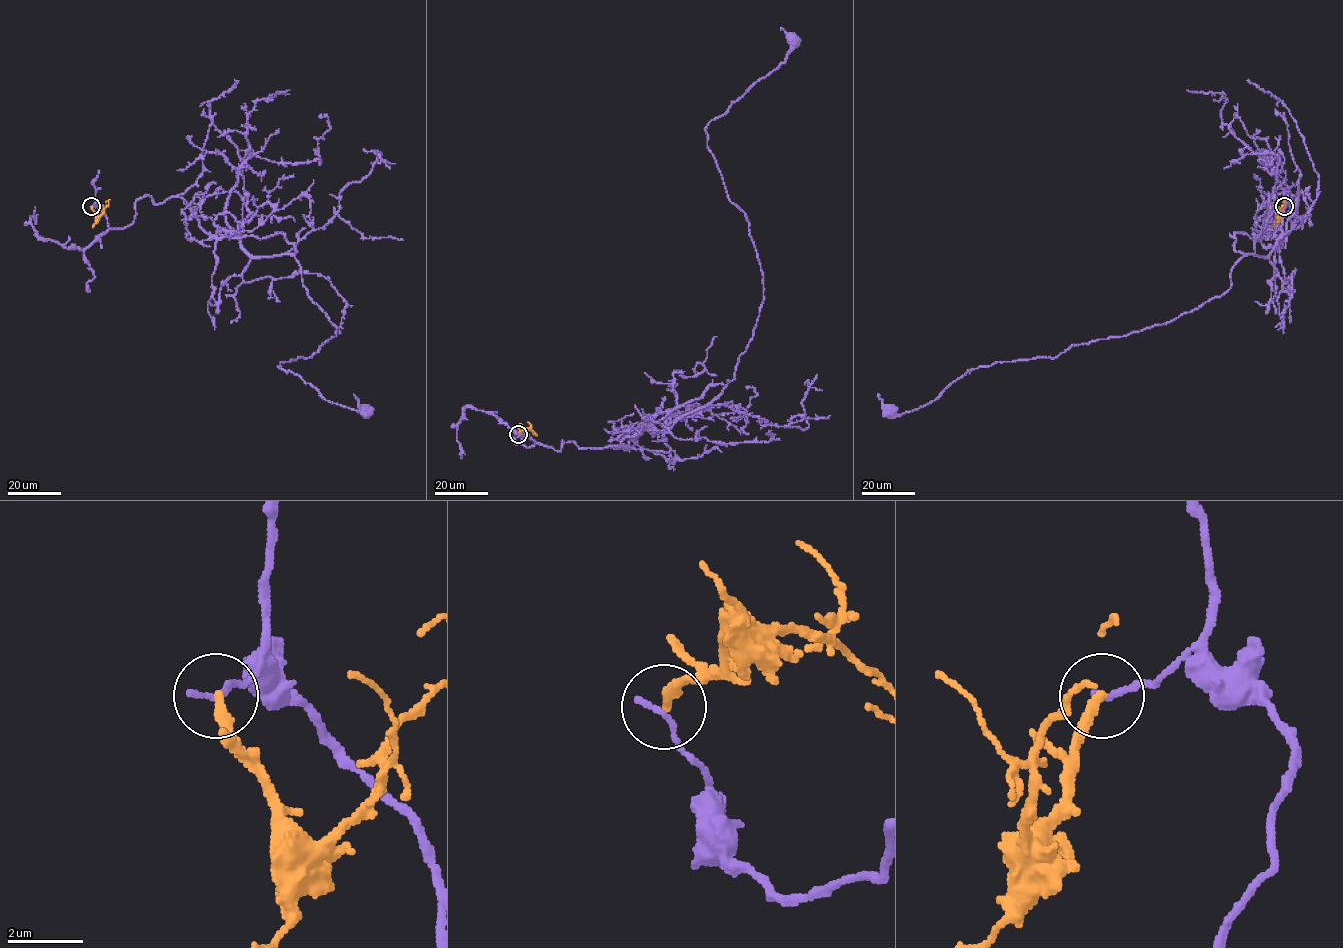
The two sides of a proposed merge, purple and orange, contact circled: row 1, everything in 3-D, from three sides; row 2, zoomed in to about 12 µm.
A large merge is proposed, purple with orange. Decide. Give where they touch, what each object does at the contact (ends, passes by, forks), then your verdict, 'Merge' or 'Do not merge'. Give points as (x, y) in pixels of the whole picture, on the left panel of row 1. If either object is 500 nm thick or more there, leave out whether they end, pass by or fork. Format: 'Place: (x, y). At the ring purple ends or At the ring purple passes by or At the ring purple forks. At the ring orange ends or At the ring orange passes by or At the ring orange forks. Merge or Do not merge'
Place: (91, 206). At the ring purple ends. At the ring orange ends. Do not merge

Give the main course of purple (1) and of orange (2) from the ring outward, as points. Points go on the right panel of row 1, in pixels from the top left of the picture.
1: (1284, 206), (1300, 225), (1291, 195), (1276, 245), (1245, 255), (1200, 306), (978, 366), (890, 411)
2: (1284, 206), (1279, 216), (1283, 202)

